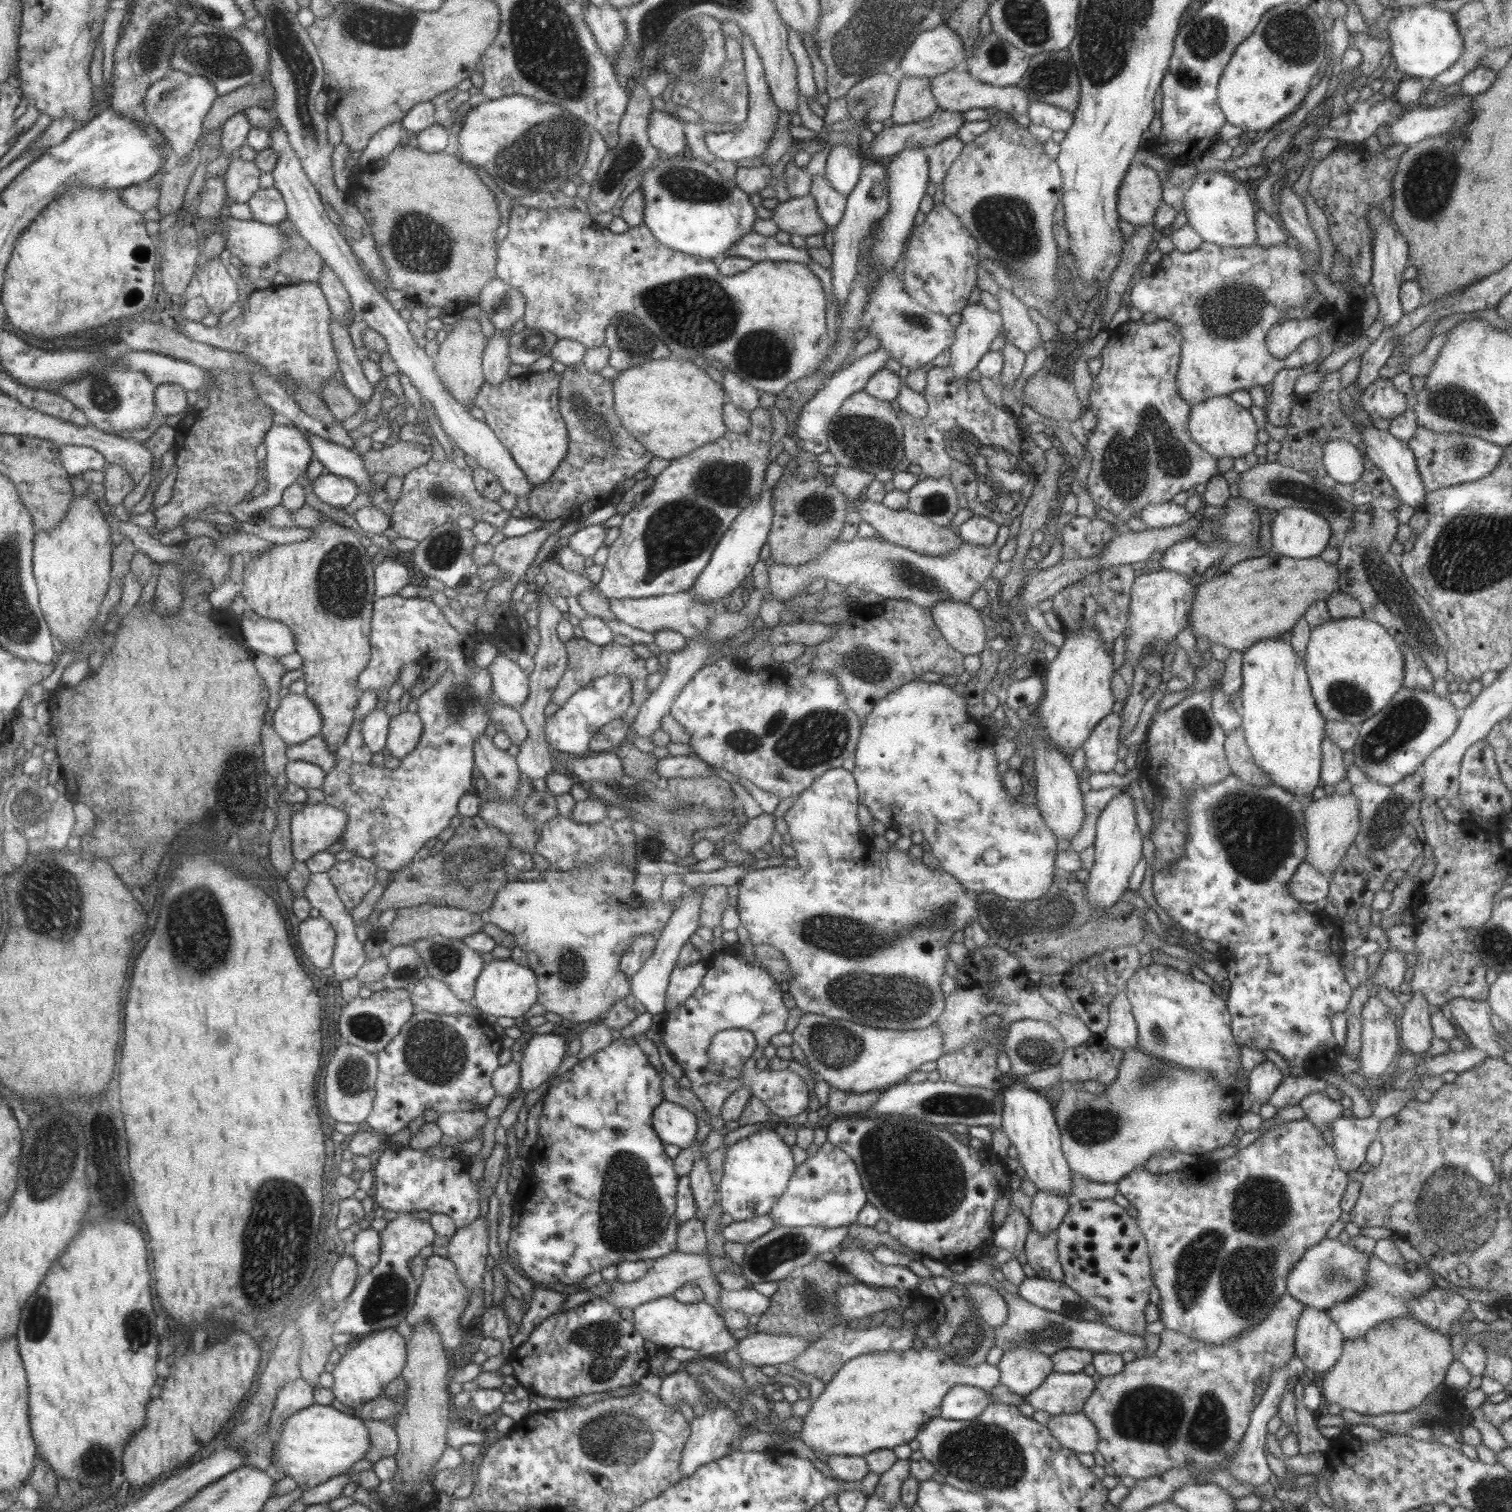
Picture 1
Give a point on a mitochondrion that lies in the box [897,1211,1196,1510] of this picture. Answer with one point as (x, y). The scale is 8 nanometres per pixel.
(987, 1456)

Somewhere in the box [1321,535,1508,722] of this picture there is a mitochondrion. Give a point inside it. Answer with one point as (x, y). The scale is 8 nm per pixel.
(1346, 698)

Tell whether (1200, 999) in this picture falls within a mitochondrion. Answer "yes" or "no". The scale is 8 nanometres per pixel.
no

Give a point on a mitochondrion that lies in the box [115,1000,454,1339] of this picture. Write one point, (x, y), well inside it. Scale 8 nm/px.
(263, 1273)

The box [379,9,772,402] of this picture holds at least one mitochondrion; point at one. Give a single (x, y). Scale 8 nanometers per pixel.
(695, 53)

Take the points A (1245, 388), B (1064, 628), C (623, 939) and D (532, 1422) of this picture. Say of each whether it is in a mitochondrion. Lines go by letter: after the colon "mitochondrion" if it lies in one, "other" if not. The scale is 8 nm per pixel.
A: other
B: other
C: other
D: other

